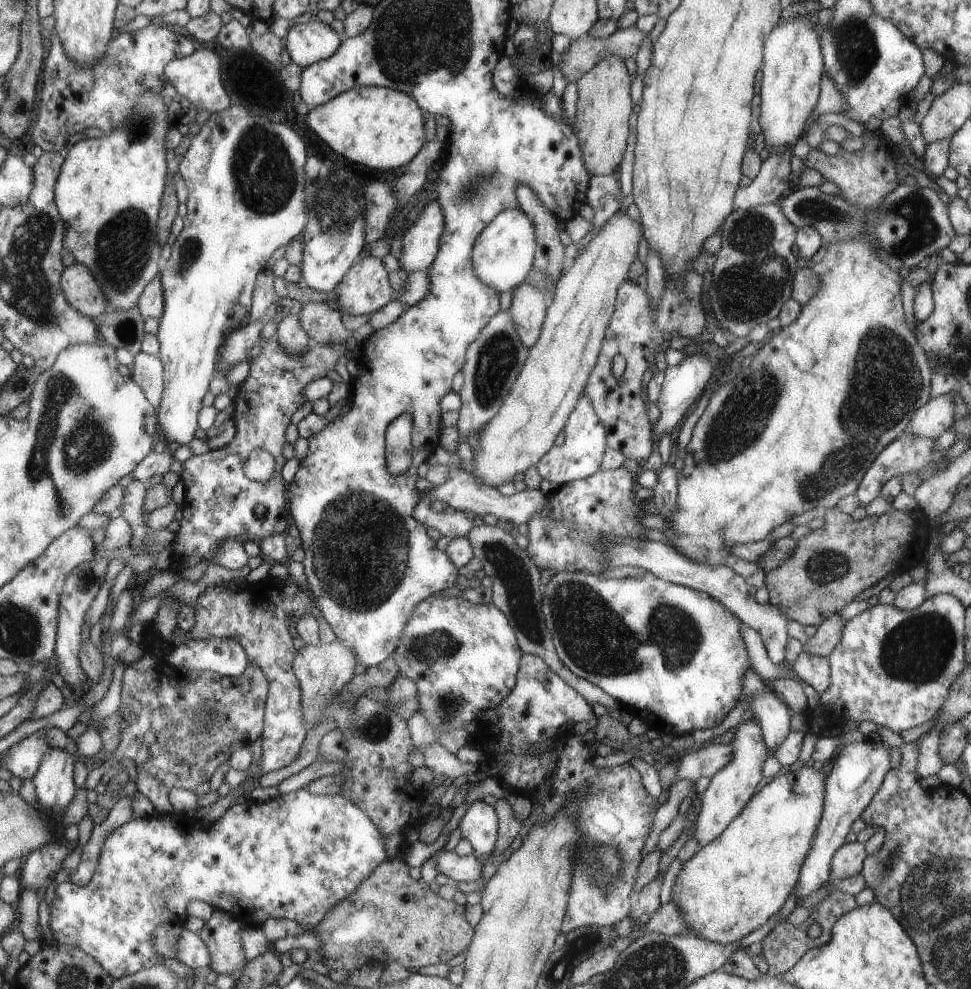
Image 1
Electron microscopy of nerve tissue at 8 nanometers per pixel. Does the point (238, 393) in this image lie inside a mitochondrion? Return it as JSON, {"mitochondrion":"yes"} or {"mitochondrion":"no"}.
{"mitochondrion":"no"}

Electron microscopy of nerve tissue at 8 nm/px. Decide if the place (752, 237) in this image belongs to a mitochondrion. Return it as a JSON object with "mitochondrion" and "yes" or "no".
{"mitochondrion":"yes"}

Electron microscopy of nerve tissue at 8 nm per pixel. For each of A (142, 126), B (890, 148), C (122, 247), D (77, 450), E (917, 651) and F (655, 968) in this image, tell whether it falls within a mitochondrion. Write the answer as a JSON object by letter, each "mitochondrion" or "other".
{"A":"mitochondrion","B":"other","C":"mitochondrion","D":"mitochondrion","E":"mitochondrion","F":"mitochondrion"}

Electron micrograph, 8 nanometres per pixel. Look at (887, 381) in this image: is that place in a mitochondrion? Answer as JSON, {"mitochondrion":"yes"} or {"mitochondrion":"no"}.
{"mitochondrion":"yes"}

